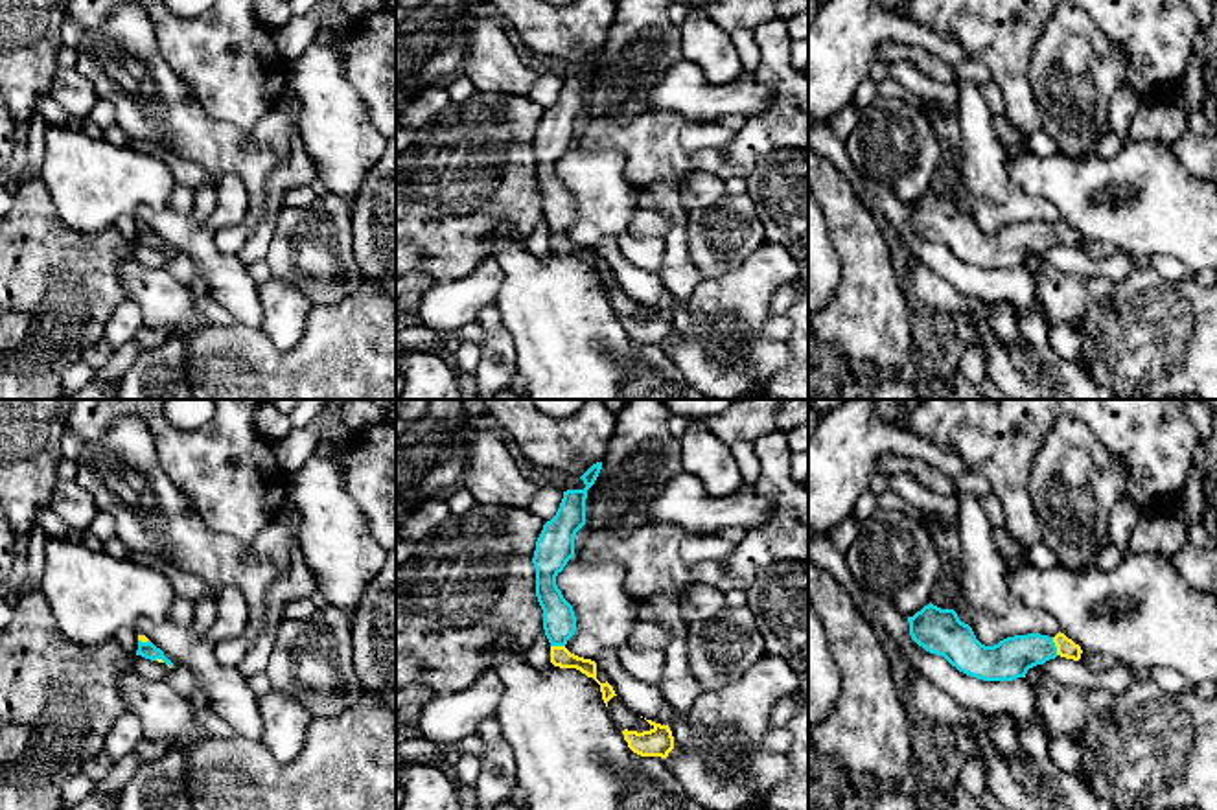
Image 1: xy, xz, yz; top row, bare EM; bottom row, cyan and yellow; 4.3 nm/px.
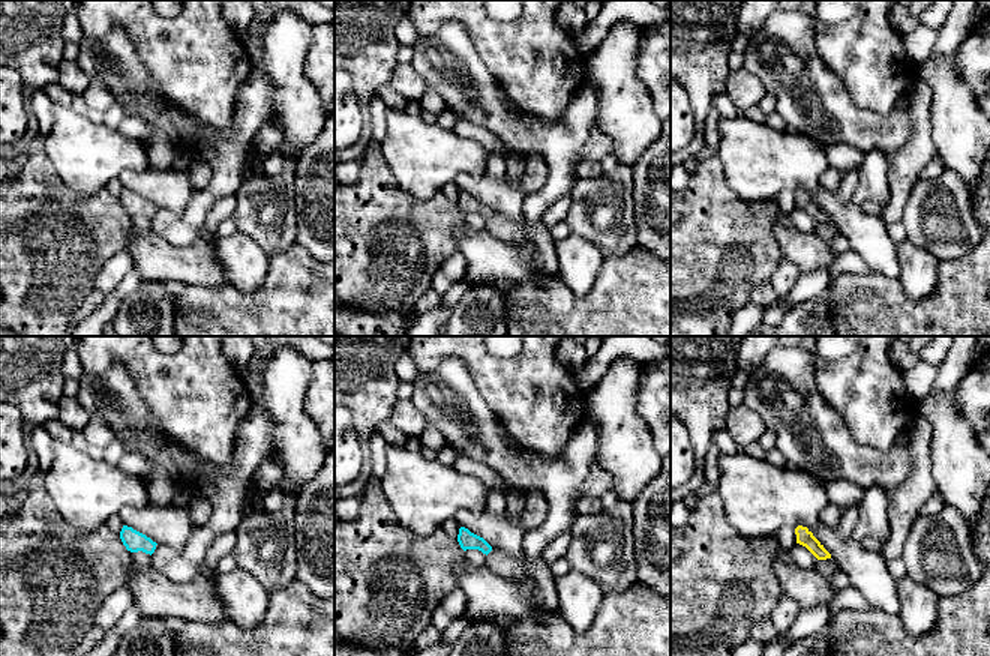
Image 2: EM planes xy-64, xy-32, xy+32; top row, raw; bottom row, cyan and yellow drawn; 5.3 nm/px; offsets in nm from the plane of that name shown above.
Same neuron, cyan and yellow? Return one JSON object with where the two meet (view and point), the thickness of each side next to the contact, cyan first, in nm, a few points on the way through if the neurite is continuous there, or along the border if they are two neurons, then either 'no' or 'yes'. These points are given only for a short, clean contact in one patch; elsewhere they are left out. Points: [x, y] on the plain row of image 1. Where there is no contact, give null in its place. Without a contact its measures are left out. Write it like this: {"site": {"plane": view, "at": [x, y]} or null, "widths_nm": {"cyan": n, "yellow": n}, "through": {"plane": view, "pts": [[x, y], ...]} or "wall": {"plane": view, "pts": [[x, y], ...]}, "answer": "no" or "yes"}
{"site": {"plane": "yz", "at": [1055, 234]}, "widths_nm": {"cyan": 180, "yellow": 80}, "answer": "yes"}

